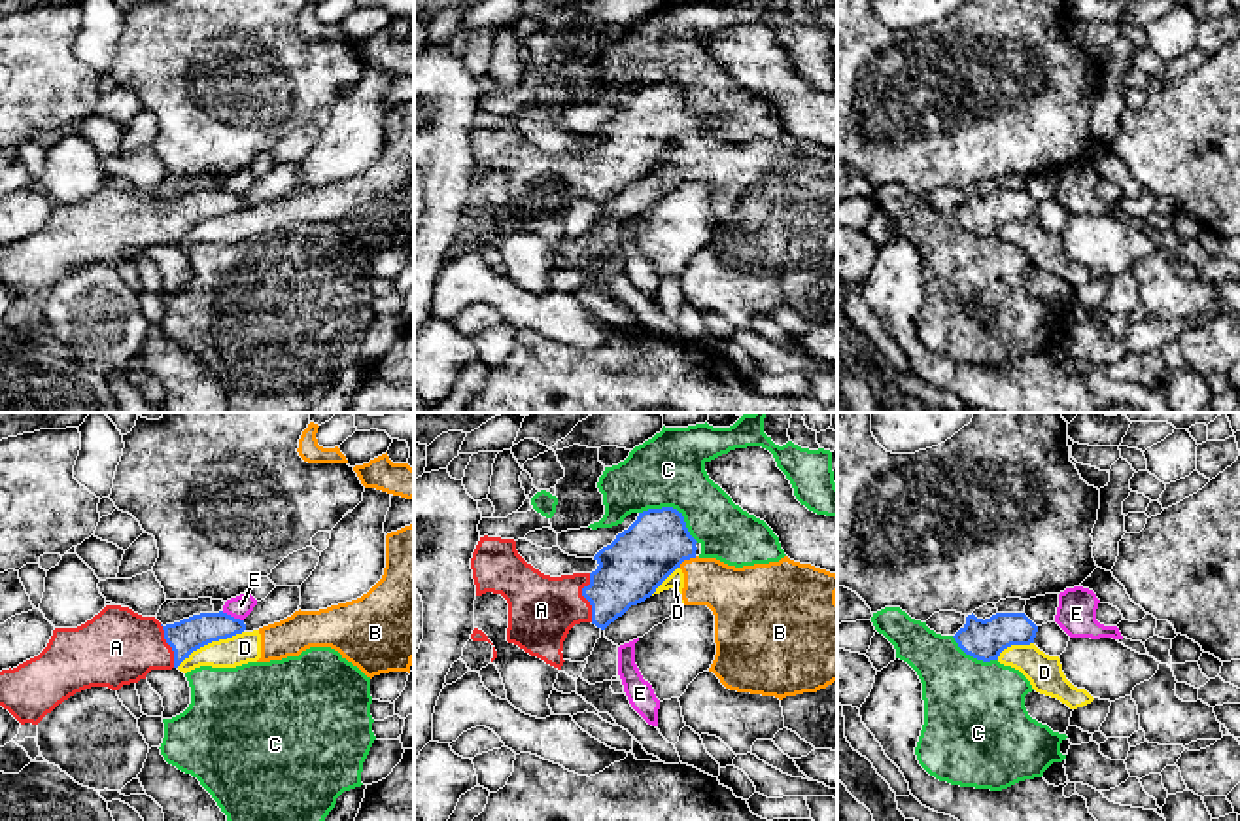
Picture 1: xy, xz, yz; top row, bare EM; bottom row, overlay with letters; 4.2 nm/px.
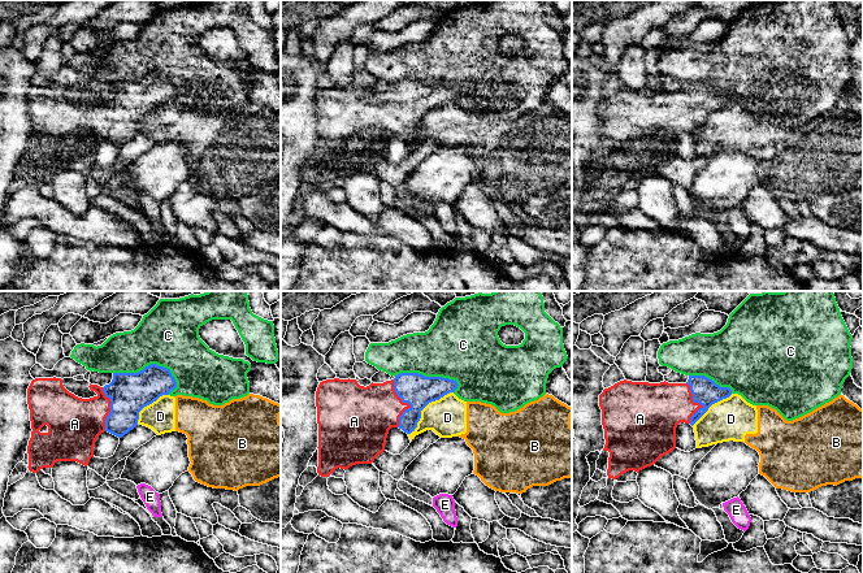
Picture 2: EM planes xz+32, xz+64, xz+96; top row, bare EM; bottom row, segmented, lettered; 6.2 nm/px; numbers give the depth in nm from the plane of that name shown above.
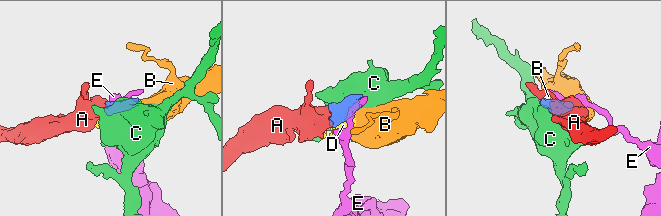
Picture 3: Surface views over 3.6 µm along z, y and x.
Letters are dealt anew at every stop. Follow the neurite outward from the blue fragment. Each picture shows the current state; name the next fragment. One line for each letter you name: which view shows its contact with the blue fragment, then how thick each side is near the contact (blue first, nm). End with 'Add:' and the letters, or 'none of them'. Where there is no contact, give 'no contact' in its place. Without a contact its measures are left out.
A: xz | 280/280 nm
Add: A

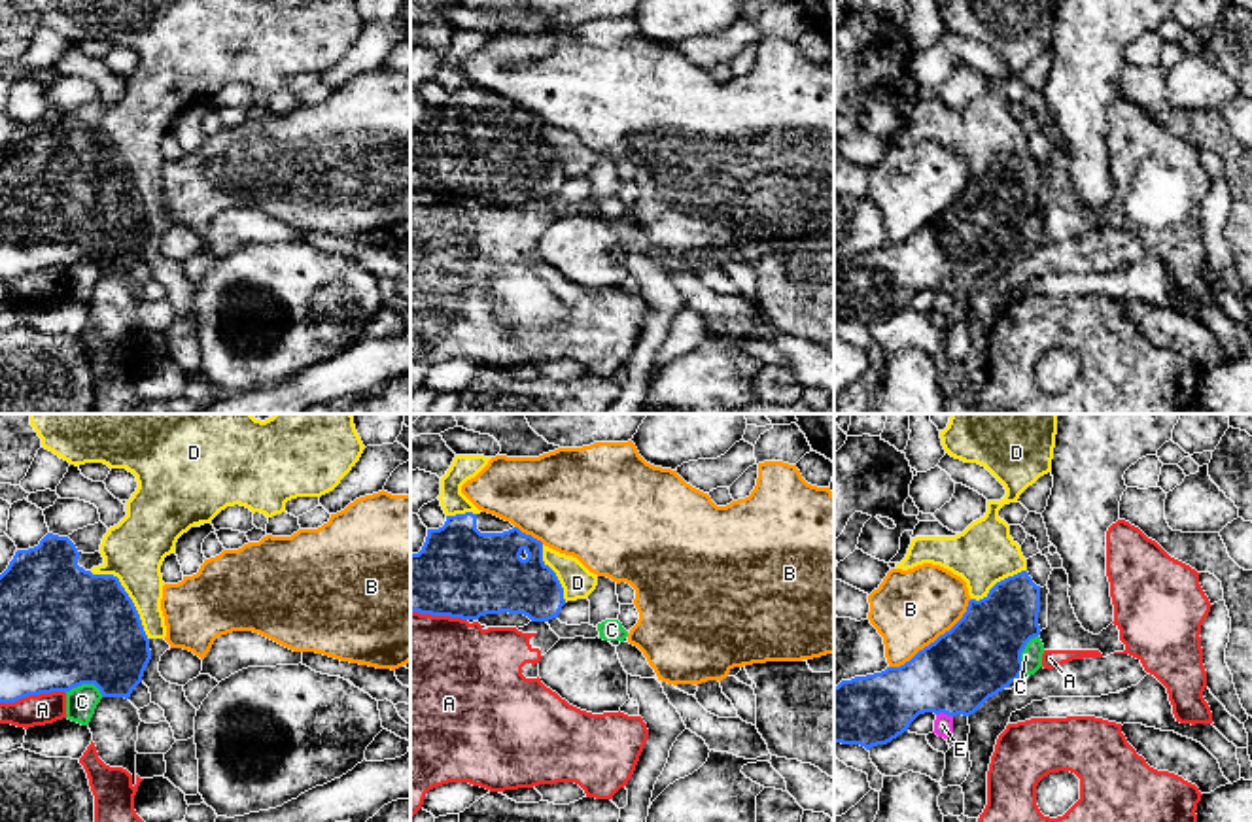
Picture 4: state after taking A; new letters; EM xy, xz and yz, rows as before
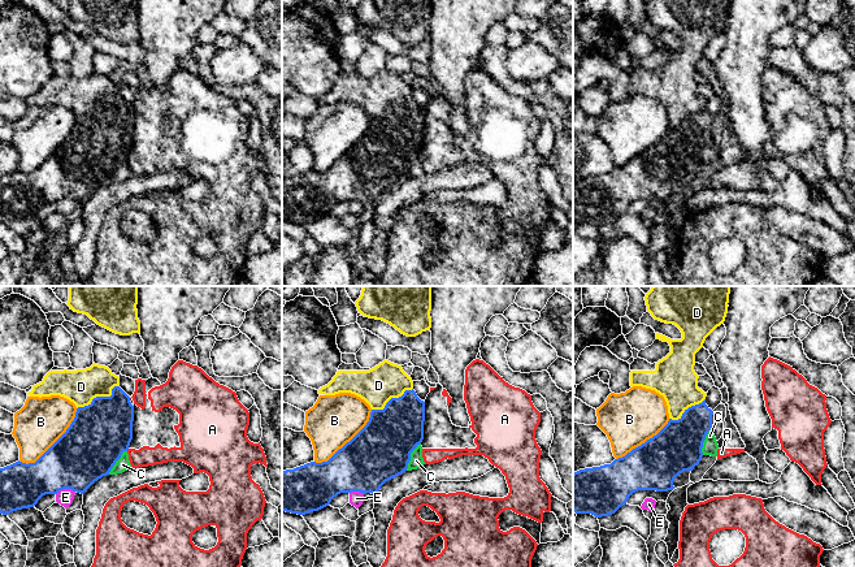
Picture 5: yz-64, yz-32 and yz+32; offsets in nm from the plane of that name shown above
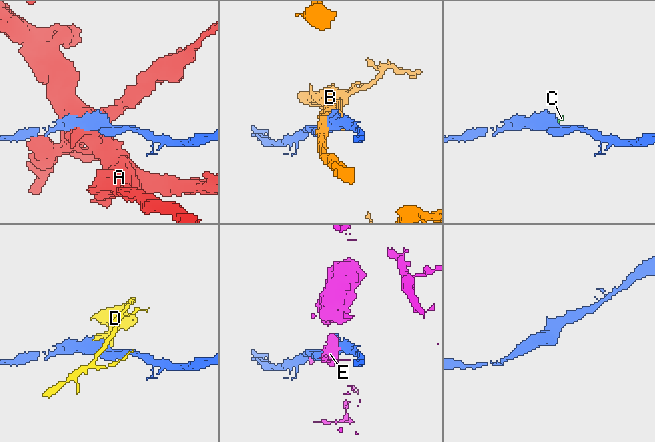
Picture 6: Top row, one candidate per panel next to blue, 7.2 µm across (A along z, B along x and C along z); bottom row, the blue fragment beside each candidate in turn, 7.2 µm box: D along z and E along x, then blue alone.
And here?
Add: none of them

